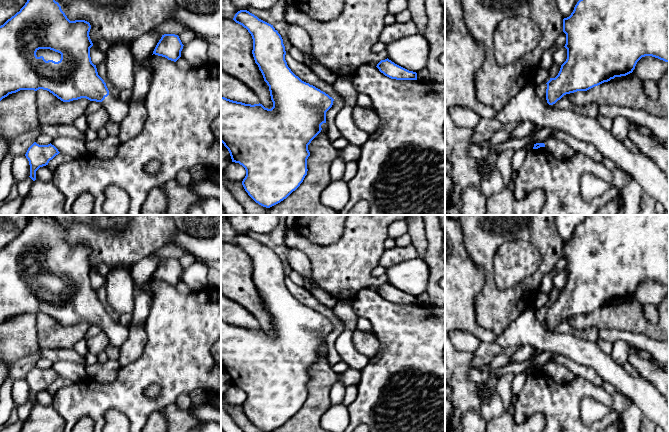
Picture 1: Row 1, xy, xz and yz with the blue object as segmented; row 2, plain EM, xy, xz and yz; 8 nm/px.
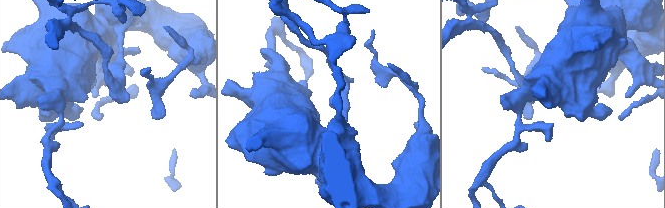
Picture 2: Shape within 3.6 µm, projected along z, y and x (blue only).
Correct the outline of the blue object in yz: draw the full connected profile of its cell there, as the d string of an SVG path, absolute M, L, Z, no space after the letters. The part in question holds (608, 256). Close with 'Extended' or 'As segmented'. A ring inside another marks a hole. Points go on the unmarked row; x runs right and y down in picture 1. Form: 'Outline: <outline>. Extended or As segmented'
Outline: M586 215L574 231L573 236L563 243L563 256L566 258L567 283L561 289L555 302L550 302L546 307L546 324L549 329L555 328L564 319L577 315L587 315L615 301L626 300L633 296L637 286L645 280L652 280L669 287L669 215Z. As segmented

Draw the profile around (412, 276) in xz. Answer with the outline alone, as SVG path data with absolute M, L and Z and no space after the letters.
M417 257L392 265L386 270L388 283L413 296L427 290L430 269L427 262Z

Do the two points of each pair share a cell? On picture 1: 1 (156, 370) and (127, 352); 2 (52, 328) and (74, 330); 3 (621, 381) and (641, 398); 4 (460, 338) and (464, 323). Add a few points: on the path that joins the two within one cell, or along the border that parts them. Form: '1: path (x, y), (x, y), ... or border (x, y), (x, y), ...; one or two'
1: border (147, 336), (143, 353), (137, 359), (121, 367); two
2: path (57, 330), (69, 330); one
3: path (626, 384), (636, 393); one
4: border (455, 329), (469, 331), (480, 341); two

